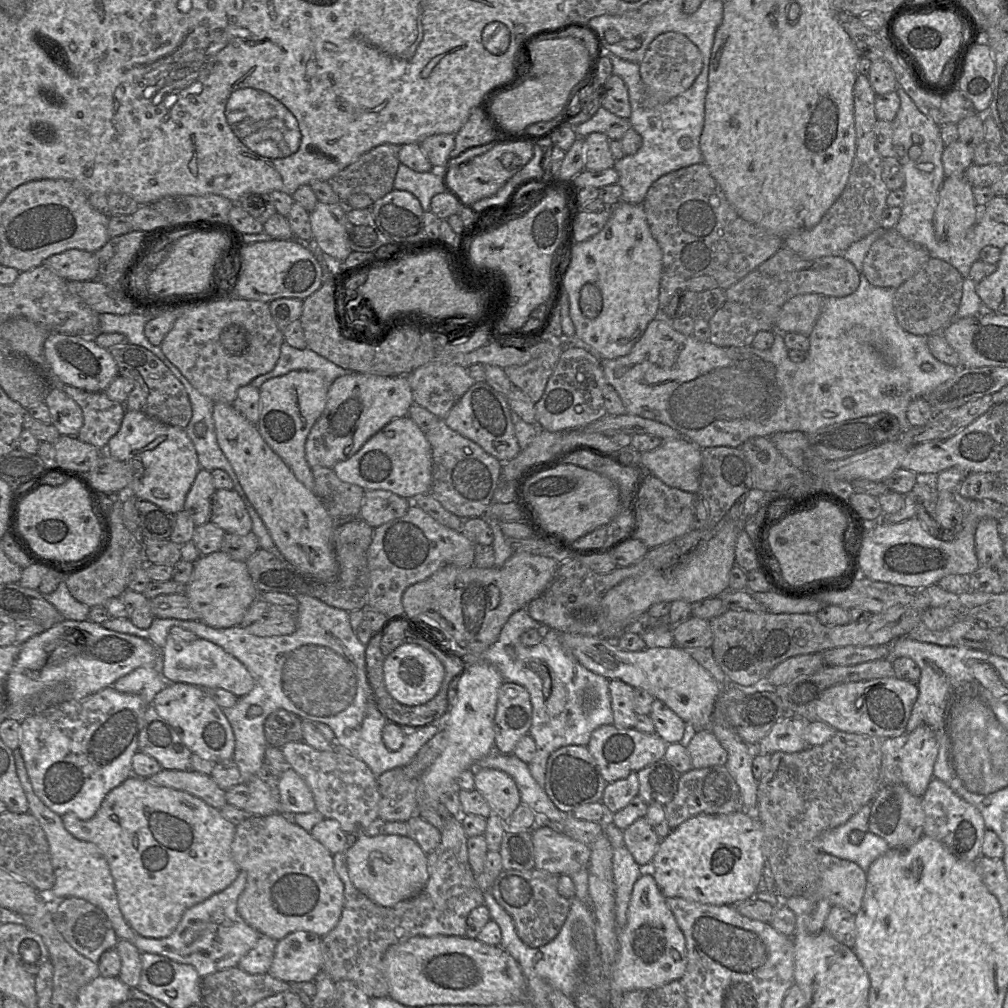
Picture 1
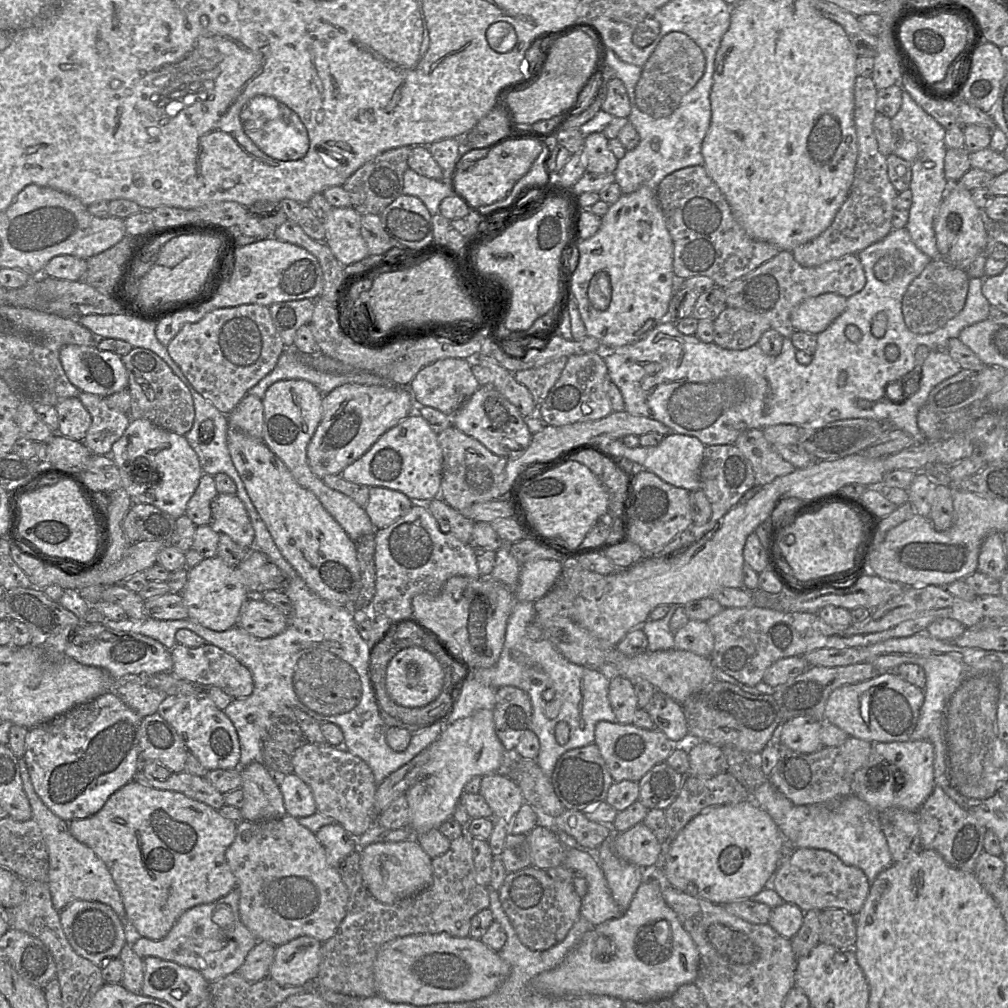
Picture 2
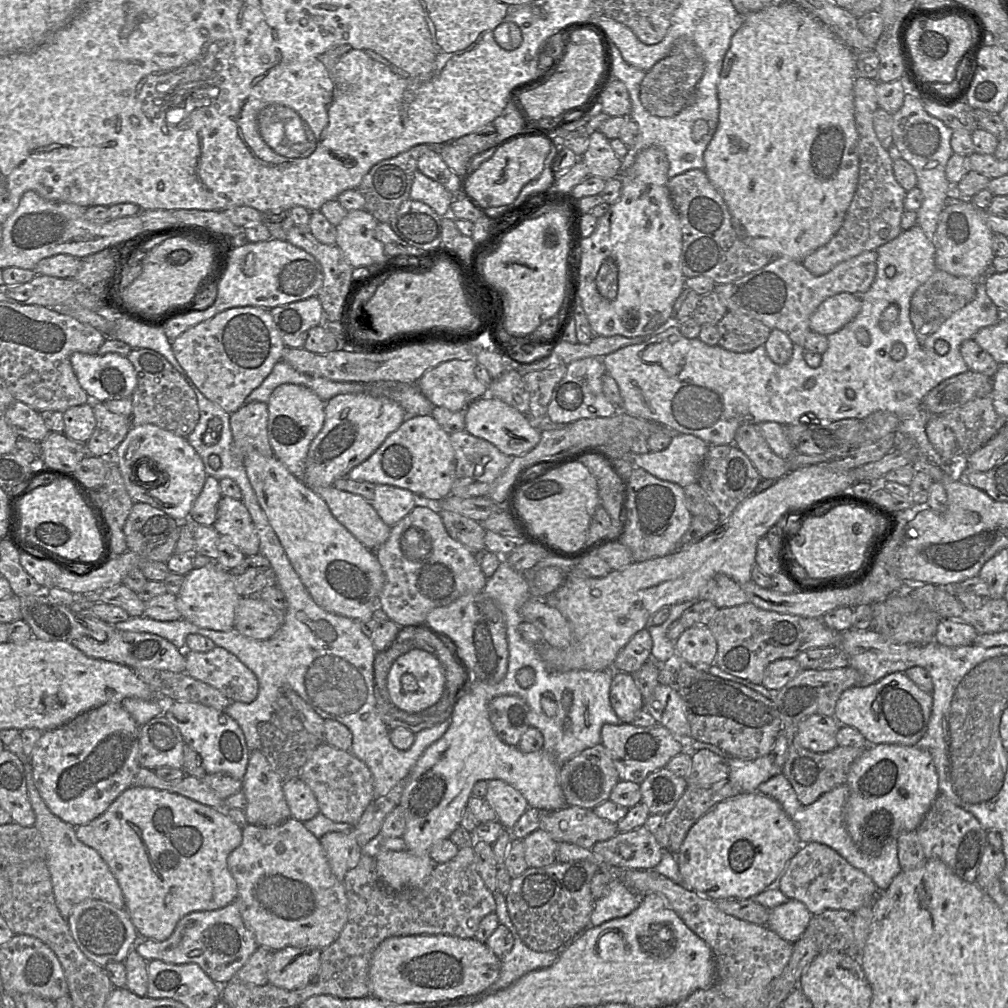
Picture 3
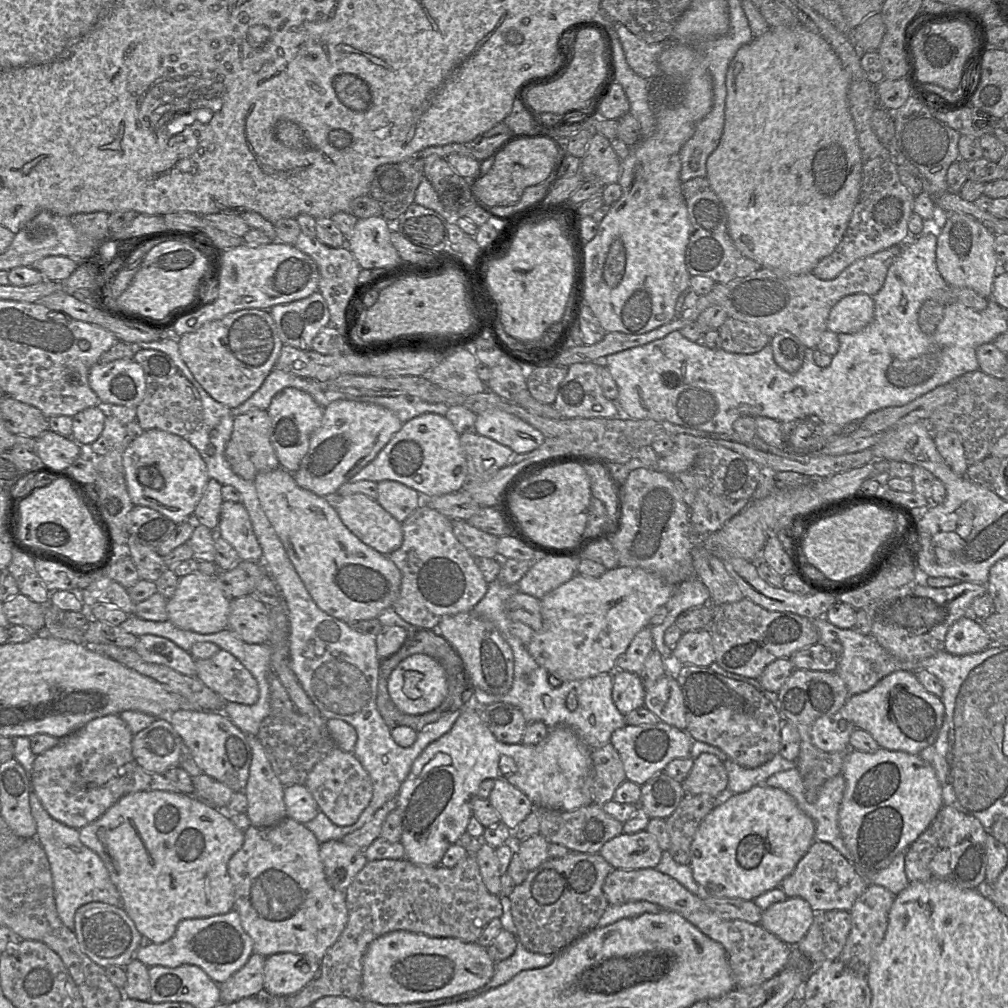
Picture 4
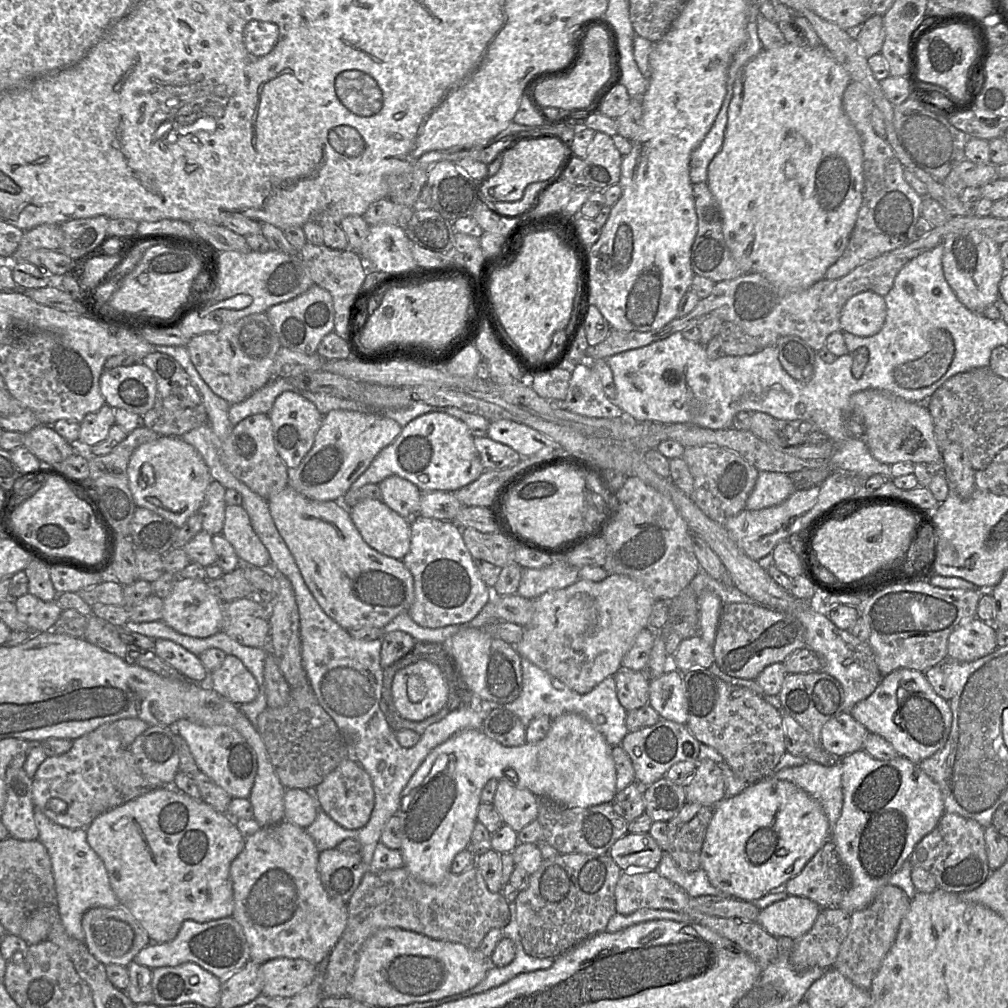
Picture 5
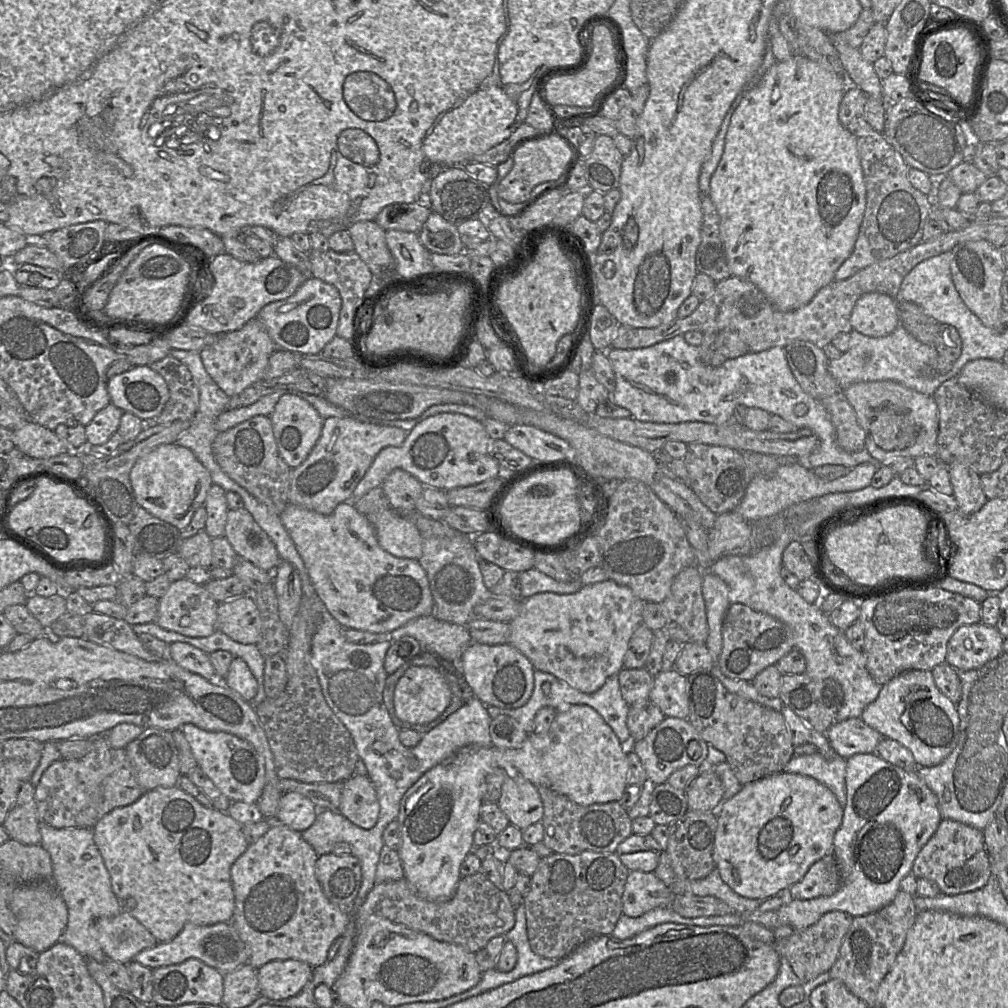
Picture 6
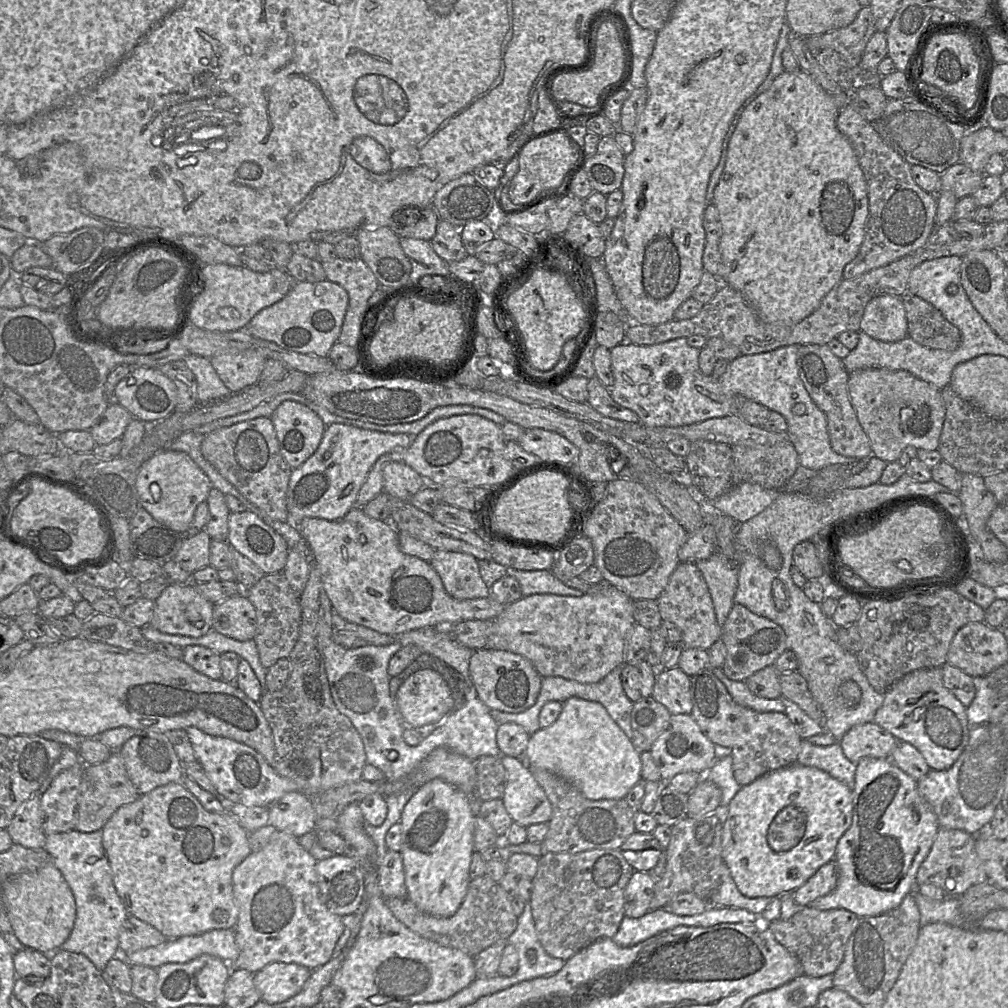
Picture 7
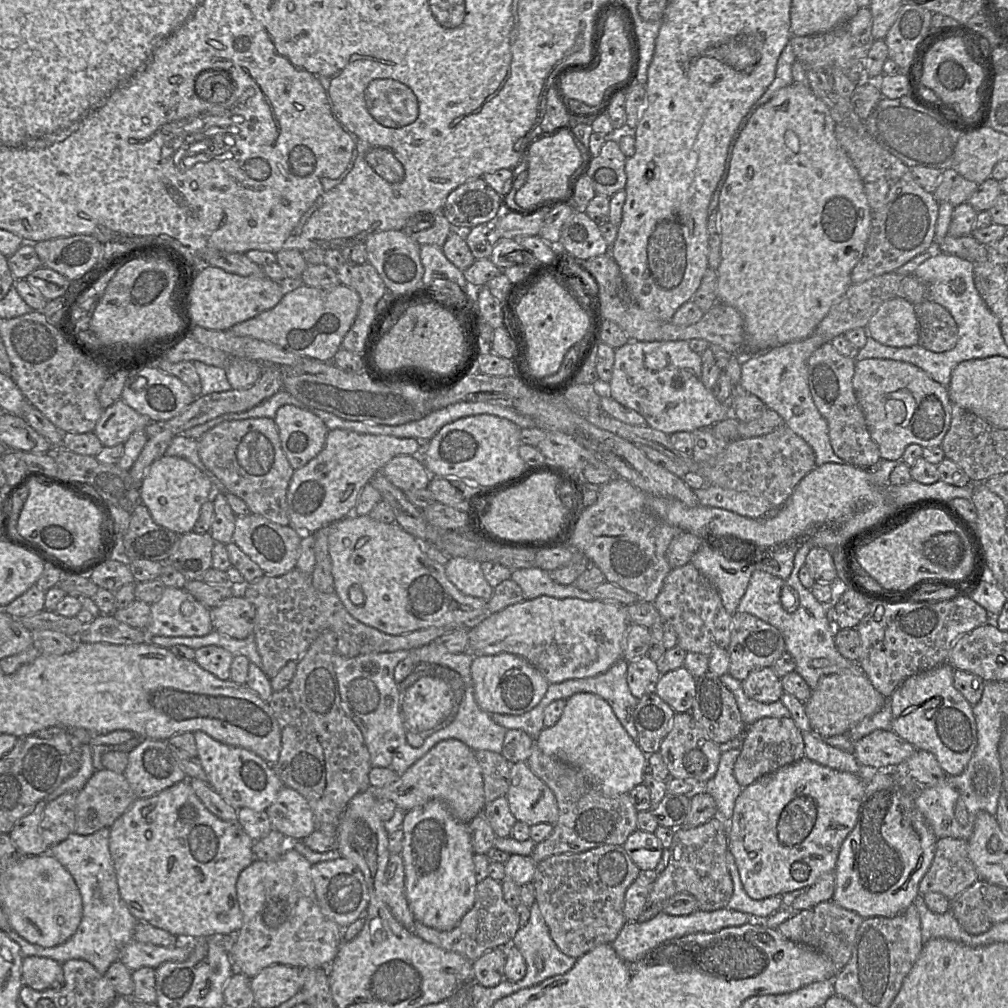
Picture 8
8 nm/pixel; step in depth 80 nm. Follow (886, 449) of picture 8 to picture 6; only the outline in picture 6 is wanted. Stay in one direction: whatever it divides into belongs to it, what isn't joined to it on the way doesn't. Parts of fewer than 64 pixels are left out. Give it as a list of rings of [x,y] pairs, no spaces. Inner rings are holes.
[[[892,380],[853,383],[844,390],[844,393],[865,431],[865,448],[882,466],[891,466],[899,457],[937,456],[939,414],[933,396]]]

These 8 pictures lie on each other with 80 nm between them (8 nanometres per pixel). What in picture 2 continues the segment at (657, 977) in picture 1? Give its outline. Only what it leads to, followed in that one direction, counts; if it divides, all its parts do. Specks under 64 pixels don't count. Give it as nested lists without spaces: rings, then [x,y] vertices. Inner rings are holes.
[[[657,880],[643,881],[622,916],[607,920],[588,931],[559,966],[534,977],[532,986],[555,997],[605,995],[622,1001],[645,1003],[665,998],[683,984],[694,983],[699,965],[697,947],[676,913],[663,899],[661,885]]]

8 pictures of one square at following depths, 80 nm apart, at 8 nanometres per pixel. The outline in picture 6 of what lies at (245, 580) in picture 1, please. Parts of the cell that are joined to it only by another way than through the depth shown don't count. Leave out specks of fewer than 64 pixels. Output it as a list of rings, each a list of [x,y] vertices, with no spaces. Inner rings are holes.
[[[183,578],[172,582],[167,592],[159,598],[155,623],[165,630],[187,637],[208,637],[216,631],[218,604],[204,585]]]

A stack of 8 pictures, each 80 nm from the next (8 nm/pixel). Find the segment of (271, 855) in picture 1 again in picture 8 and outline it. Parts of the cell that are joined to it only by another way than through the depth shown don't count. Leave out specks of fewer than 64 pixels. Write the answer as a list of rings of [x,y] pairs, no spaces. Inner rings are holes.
[[[293,847],[275,861],[255,859],[239,875],[236,893],[242,913],[242,926],[236,942],[230,945],[230,956],[235,970],[252,979],[265,967],[284,964],[300,969],[329,967],[343,941],[343,929],[328,919],[317,902],[311,877],[312,864]]]

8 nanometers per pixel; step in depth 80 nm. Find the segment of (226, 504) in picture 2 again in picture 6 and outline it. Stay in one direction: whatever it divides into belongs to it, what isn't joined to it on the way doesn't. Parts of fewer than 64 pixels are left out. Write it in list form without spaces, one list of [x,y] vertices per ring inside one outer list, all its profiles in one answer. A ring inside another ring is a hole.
[[[245,508],[228,510],[224,537],[237,556],[265,572],[273,573],[282,561],[272,540]]]

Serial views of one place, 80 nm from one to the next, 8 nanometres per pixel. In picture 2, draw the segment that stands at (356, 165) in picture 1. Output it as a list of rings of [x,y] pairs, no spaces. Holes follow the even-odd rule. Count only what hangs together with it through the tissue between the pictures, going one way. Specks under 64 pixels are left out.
[[[402,146],[384,151],[357,169],[342,185],[349,194],[351,206],[360,215],[380,215],[395,199],[403,194],[403,175],[408,157],[414,146]]]

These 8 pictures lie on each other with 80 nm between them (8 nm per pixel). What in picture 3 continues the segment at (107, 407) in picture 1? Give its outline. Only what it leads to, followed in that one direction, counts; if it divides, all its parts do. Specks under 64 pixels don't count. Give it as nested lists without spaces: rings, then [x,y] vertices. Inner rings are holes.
[[[91,401],[91,405],[96,425],[85,446],[89,454],[107,458],[130,430],[131,417],[109,411],[103,402]]]

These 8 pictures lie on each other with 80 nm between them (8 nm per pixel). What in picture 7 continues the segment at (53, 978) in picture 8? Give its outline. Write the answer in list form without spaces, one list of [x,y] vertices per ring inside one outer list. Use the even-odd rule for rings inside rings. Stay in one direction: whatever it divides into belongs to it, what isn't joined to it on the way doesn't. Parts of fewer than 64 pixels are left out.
[[[31,948],[16,951],[13,957],[17,977],[31,984],[42,983],[51,972],[50,956]]]

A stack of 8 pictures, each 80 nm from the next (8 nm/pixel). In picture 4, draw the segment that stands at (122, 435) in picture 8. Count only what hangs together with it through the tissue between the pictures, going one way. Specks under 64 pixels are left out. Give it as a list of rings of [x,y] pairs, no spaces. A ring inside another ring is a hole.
[[[100,401],[98,405],[86,408],[72,416],[72,439],[78,444],[92,444],[103,430],[106,416],[107,410],[102,406]]]

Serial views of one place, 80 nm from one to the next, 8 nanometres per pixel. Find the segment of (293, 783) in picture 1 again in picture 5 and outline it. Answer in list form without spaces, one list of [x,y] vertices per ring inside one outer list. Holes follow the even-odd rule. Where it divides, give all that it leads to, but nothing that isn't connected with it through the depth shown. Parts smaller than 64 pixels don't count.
[[[286,789],[284,793],[284,820],[305,829],[314,822],[319,810],[311,790]]]

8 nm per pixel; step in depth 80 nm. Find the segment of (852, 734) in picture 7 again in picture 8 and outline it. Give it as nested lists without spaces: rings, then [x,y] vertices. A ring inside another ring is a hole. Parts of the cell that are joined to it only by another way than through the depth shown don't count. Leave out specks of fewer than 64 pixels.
[[[875,730],[854,743],[853,756],[863,768],[898,769],[915,751],[891,730]]]

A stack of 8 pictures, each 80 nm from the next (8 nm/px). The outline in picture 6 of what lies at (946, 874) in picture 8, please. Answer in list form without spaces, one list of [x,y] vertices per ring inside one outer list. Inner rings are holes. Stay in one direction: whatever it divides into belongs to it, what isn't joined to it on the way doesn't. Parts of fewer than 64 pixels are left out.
[[[942,819],[933,836],[915,858],[912,872],[916,878],[934,881],[940,891],[948,895],[982,888],[992,875],[983,832],[958,821]]]

